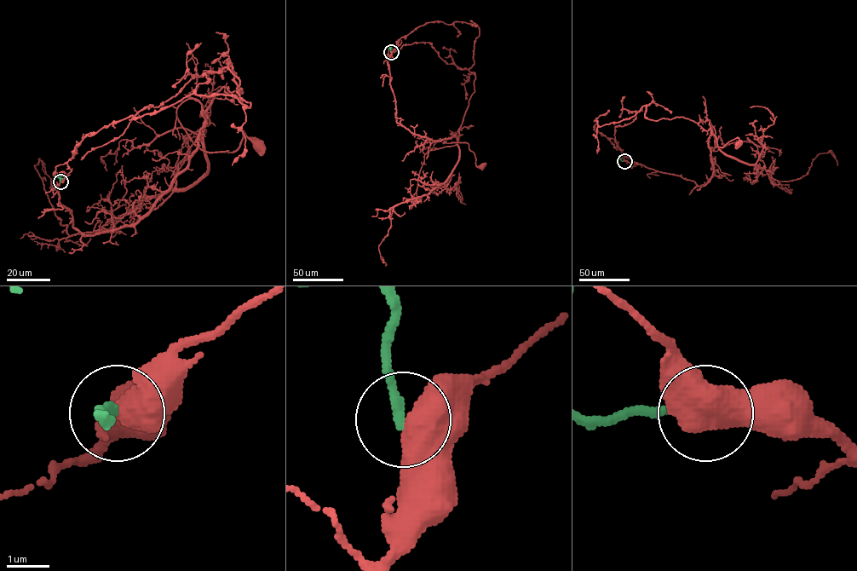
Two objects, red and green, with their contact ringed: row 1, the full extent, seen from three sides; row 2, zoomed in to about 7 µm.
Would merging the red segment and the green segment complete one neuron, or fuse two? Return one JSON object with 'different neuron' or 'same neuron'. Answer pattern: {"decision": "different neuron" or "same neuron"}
{"decision": "different neuron"}

